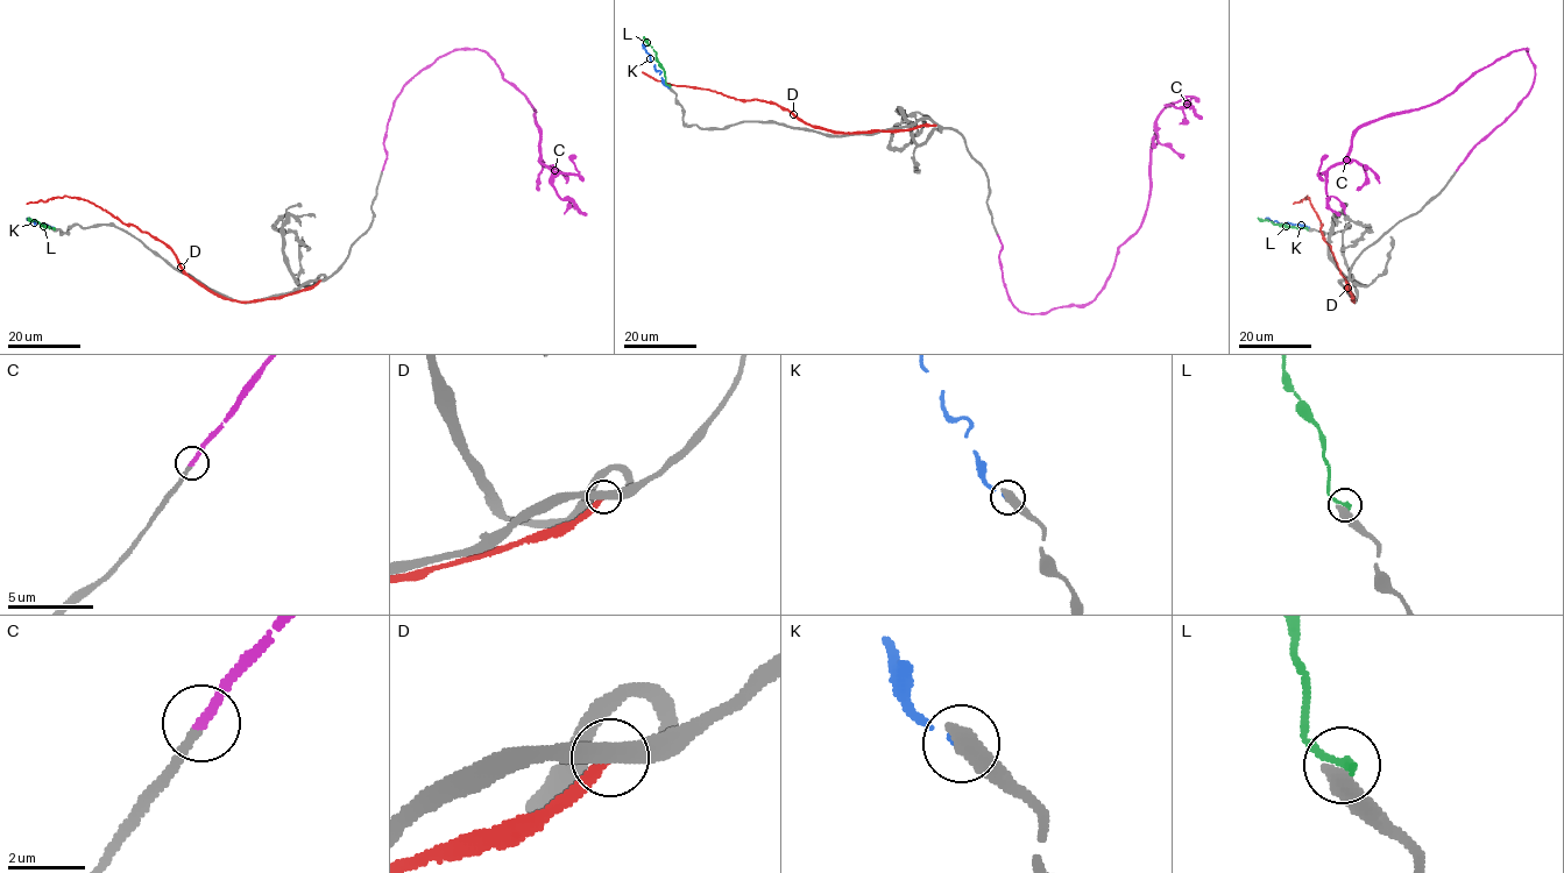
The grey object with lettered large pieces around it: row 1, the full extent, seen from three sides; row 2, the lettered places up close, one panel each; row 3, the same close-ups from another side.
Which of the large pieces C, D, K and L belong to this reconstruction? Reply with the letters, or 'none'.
C

